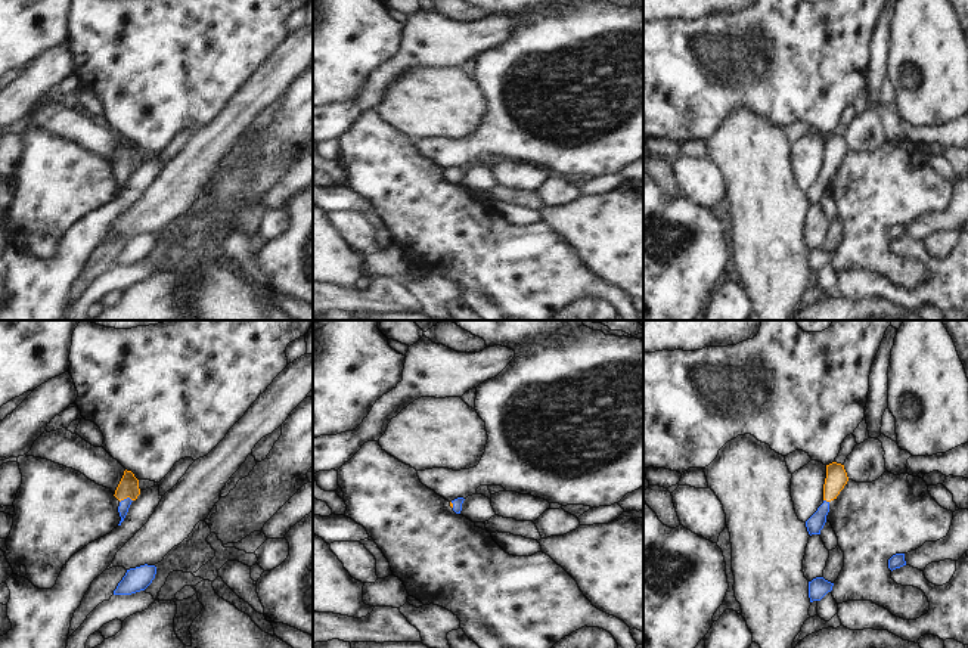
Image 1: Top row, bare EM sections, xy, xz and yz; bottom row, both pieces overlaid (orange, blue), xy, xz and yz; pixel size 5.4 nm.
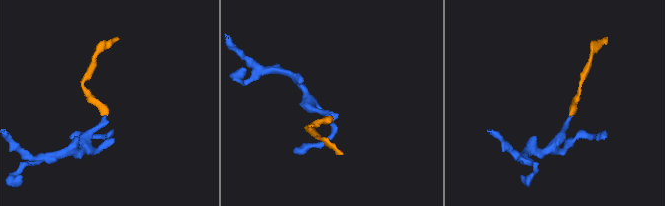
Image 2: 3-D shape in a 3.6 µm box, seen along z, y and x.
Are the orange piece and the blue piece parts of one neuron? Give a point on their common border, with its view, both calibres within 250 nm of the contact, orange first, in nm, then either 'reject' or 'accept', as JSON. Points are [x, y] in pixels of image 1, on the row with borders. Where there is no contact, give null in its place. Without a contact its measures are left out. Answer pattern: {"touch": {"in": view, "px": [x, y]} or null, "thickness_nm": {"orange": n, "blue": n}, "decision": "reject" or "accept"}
{"touch": {"in": "xy", "px": [126, 498]}, "thickness_nm": {"orange": 110, "blue": 60}, "decision": "accept"}

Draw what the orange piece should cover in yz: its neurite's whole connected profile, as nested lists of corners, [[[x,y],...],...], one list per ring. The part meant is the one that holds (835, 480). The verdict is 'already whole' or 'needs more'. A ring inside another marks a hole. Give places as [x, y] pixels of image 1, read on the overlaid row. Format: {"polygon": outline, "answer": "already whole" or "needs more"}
{"polygon": [[[832,462],[826,465],[826,478],[823,484],[823,503],[817,508],[817,511],[806,521],[806,527],[809,534],[820,534],[826,523],[826,515],[829,512],[829,502],[837,499],[840,492],[847,484],[848,477],[844,469],[844,465]]], "answer": "needs more"}

